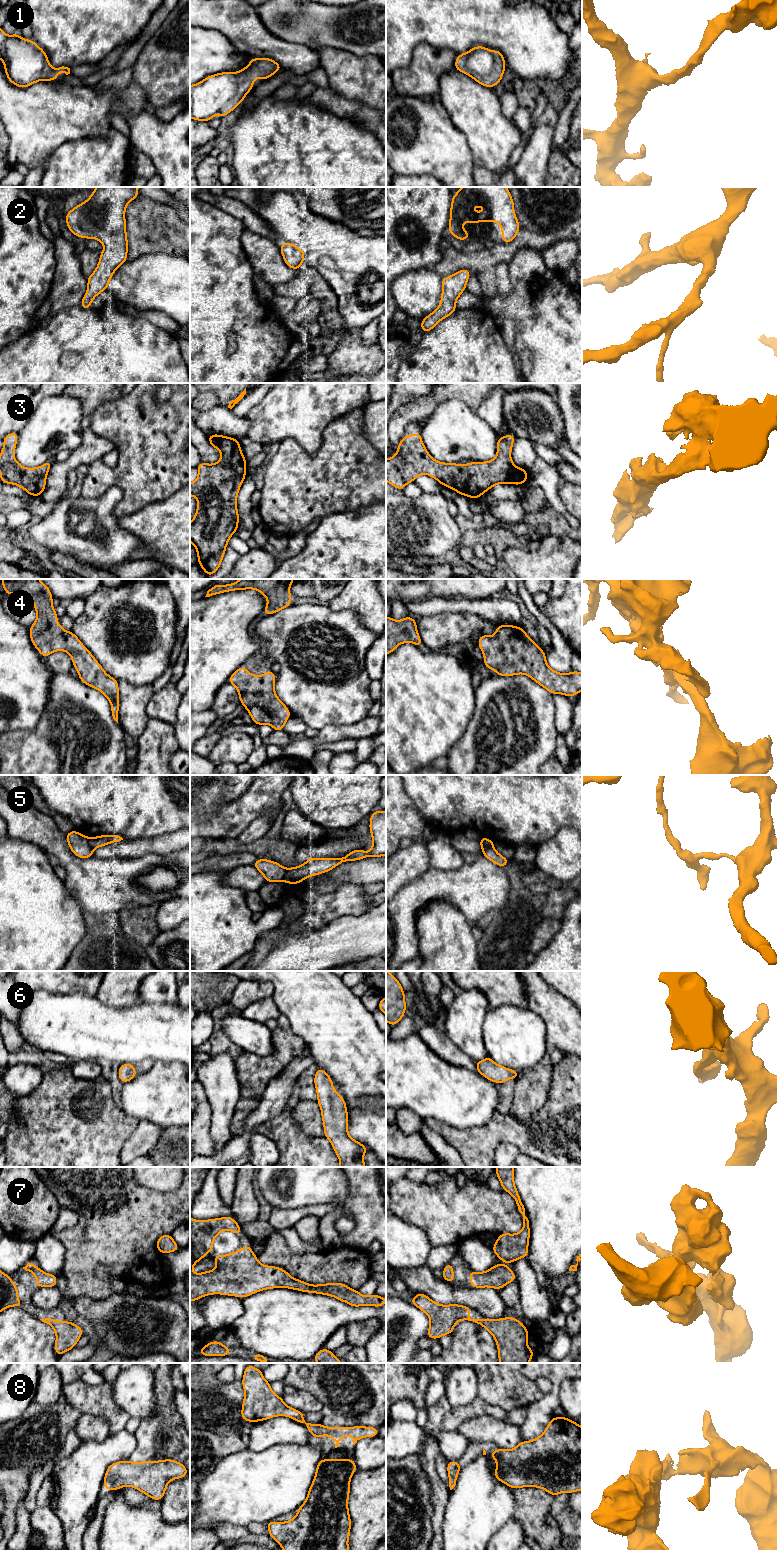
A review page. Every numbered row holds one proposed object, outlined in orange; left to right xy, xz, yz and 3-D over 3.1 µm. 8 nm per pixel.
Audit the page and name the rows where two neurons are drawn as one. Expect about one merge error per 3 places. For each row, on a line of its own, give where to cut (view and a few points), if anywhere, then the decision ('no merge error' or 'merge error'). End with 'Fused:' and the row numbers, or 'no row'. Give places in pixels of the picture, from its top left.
1: cut none; no merge error
2: cut none; no merge error
3: cut none; no merge error
4: cut none; no merge error
5: cut xy (89, 838), (89, 846), (92, 849); merge error
6: cut none; no merge error
7: cut none; no merge error
8: cut none; no merge error
Fused: 5

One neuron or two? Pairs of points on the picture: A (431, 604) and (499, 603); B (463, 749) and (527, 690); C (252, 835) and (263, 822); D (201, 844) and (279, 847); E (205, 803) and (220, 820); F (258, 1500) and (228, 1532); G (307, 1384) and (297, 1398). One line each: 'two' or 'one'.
A: one
B: one
C: one
D: one
E: one
F: two
G: two

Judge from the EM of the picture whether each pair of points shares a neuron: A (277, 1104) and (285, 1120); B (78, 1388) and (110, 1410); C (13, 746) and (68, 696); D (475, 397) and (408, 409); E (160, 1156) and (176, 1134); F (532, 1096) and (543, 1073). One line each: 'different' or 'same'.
A: different
B: same
C: same
D: same
E: same
F: same

